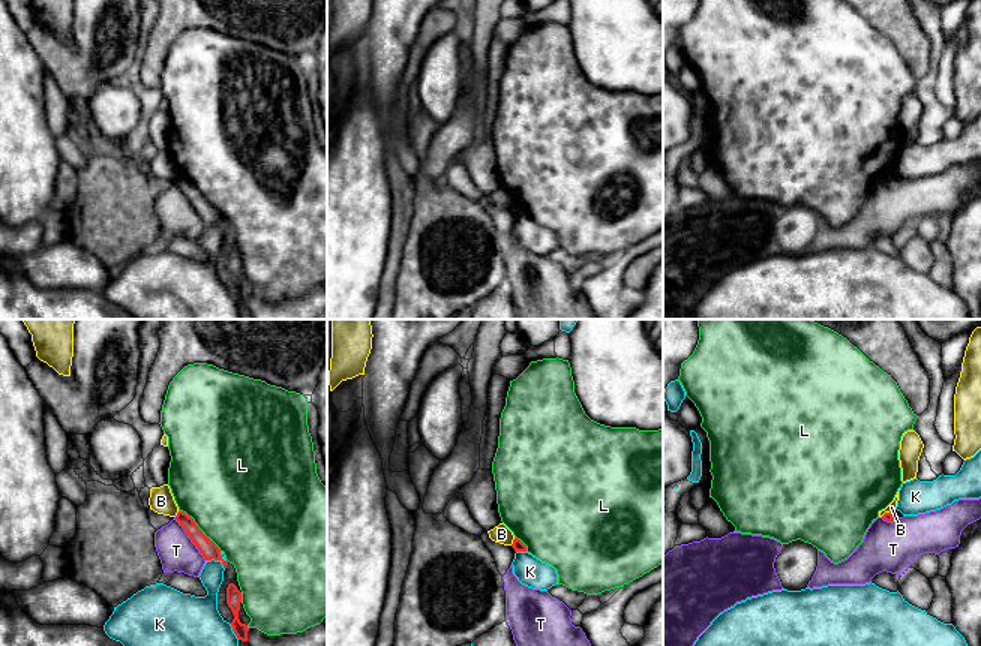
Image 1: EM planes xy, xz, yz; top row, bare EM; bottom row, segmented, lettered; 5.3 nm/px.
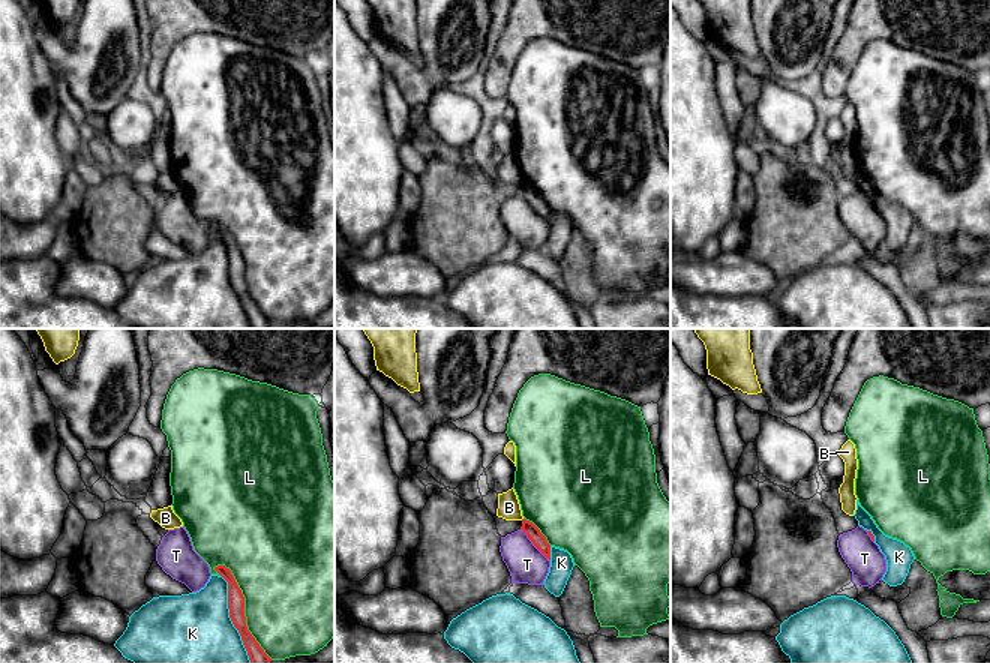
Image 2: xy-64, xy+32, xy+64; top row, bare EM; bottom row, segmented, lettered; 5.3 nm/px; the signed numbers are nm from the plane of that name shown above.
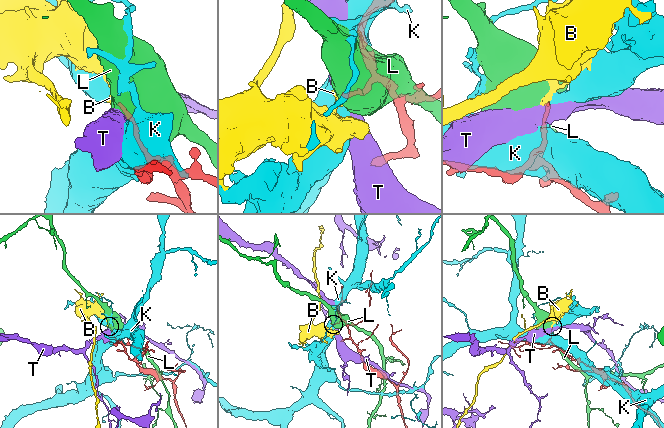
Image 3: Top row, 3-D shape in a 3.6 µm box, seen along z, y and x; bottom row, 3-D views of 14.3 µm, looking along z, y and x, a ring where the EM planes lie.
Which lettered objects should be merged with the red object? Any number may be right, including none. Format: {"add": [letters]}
{"add": []}

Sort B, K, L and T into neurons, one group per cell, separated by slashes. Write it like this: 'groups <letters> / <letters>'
groups B / K / L / T

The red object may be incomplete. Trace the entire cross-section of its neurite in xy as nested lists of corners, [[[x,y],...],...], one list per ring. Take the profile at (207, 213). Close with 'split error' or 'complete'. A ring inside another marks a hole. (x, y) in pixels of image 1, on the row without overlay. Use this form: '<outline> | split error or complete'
[[[178,175],[176,184],[183,190],[183,193],[186,195],[186,198],[206,225],[220,225],[224,232],[226,232],[228,225],[222,223],[219,211],[204,199],[204,196],[196,190],[192,181],[189,181],[183,175]]] | complete

